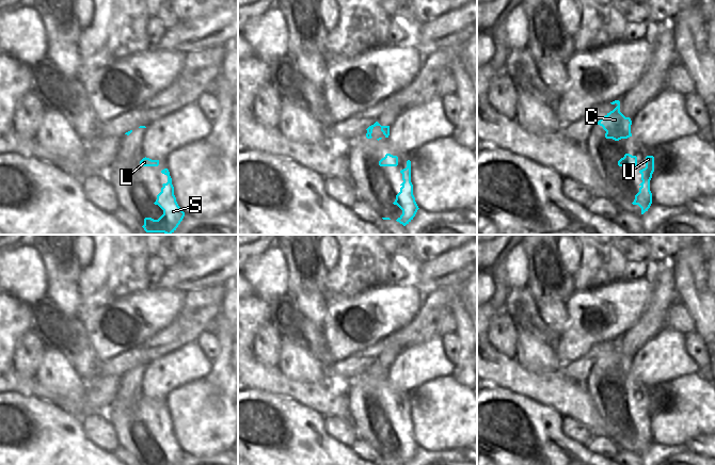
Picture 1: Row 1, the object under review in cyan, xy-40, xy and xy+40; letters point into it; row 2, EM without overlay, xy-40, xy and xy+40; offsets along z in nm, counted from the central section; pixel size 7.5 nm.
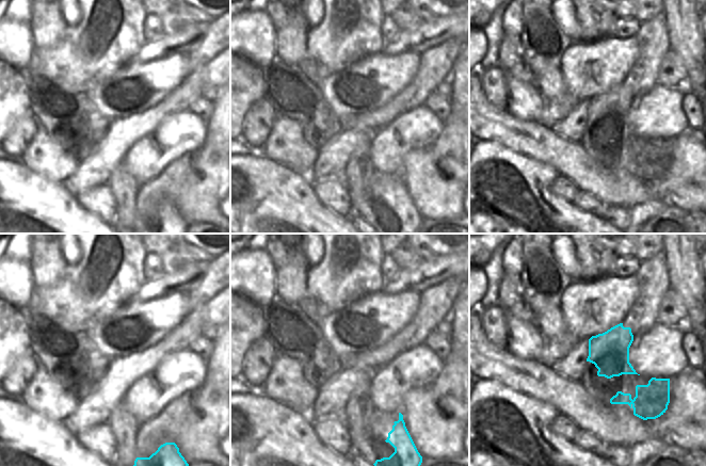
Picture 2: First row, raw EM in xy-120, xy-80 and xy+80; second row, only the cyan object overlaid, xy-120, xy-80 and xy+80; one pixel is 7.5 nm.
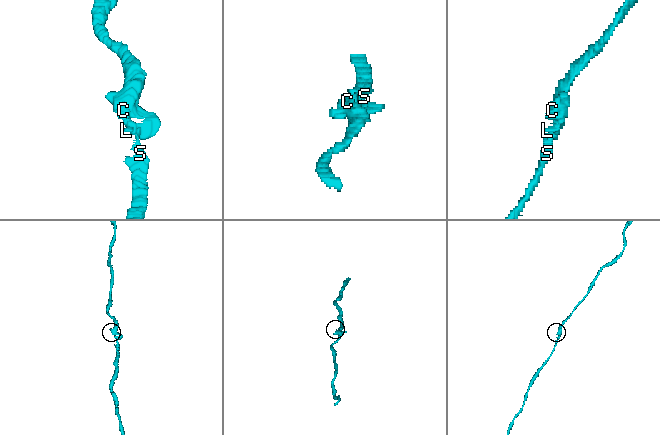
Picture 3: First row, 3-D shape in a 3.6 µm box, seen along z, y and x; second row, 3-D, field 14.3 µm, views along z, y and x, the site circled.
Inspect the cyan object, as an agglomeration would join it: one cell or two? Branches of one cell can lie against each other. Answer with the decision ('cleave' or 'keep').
keep

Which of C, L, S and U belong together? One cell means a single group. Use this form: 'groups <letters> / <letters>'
groups C L S U

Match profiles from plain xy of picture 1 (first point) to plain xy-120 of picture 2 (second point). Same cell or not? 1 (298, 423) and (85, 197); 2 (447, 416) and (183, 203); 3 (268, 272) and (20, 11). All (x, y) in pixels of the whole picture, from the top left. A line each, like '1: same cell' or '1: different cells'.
1: different cells
2: same cell
3: different cells

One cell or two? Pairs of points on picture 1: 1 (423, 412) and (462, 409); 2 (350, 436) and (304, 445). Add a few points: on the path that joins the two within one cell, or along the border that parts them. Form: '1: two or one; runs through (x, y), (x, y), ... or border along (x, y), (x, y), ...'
1: one; runs through (432, 412), (453, 412)
2: two; border along (323, 417), (323, 429), (331, 436), (350, 448)

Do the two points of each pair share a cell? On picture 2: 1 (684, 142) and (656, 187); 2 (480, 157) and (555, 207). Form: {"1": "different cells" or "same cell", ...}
{"1": "same cell", "2": "same cell"}

